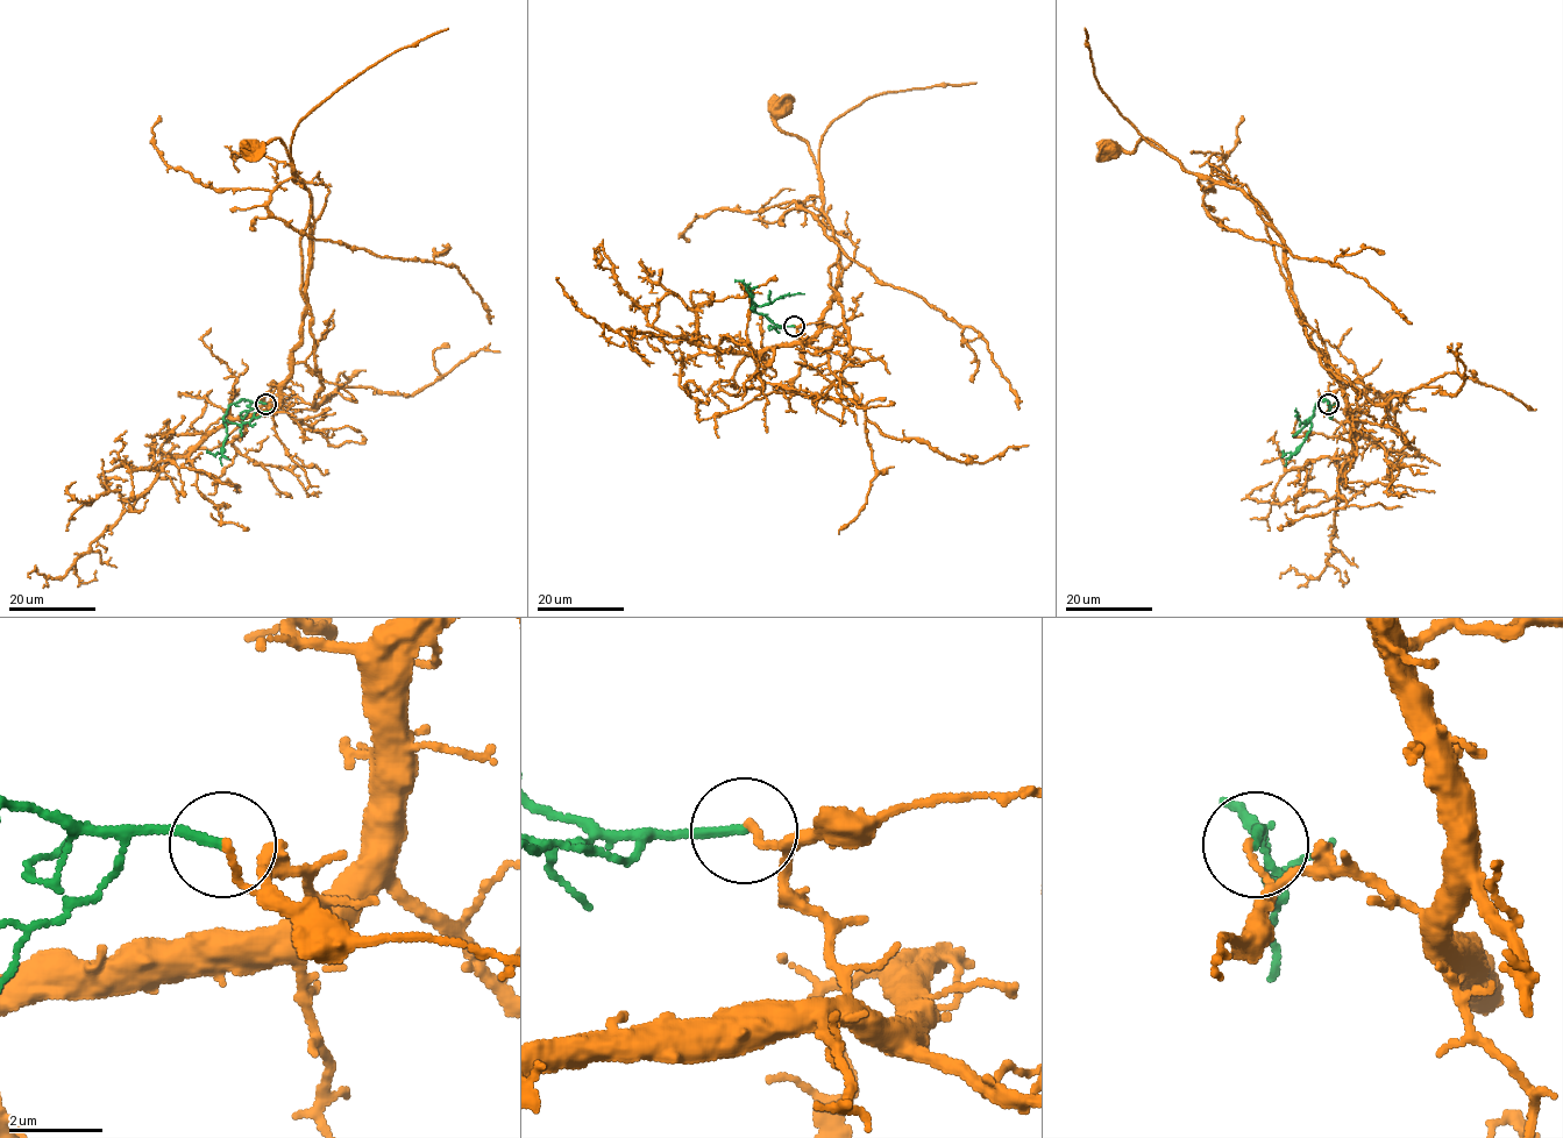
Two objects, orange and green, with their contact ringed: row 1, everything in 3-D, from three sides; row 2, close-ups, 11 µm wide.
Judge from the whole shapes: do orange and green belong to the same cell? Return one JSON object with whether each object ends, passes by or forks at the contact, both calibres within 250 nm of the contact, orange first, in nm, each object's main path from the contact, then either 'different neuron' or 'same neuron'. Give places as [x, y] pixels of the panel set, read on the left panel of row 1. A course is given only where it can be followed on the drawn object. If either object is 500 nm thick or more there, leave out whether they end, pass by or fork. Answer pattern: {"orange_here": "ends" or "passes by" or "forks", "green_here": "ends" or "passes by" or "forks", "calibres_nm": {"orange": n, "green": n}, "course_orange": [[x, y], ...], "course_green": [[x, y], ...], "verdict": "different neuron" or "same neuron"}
{"orange_here": "ends", "green_here": "ends", "calibres_nm": {"orange": 130, "green": 200}, "course_orange": [[264, 404], [275, 409], [279, 404], [290, 355], [300, 342], [311, 204], [279, 139], [249, 148]], "course_green": [[264, 404], [243, 399], [232, 404], [224, 417], [227, 433], [224, 446], [214, 455], [206, 453]], "verdict": "different neuron"}

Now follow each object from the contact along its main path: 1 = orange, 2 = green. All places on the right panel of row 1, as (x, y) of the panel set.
1: (1327, 404), (1343, 409), (1344, 390), (1309, 342), (1284, 243), (1254, 204), (1146, 139), (1130, 153), (1110, 148)
2: (1328, 404), (1325, 399), (1316, 404), (1301, 446), (1295, 452), (1284, 453)

